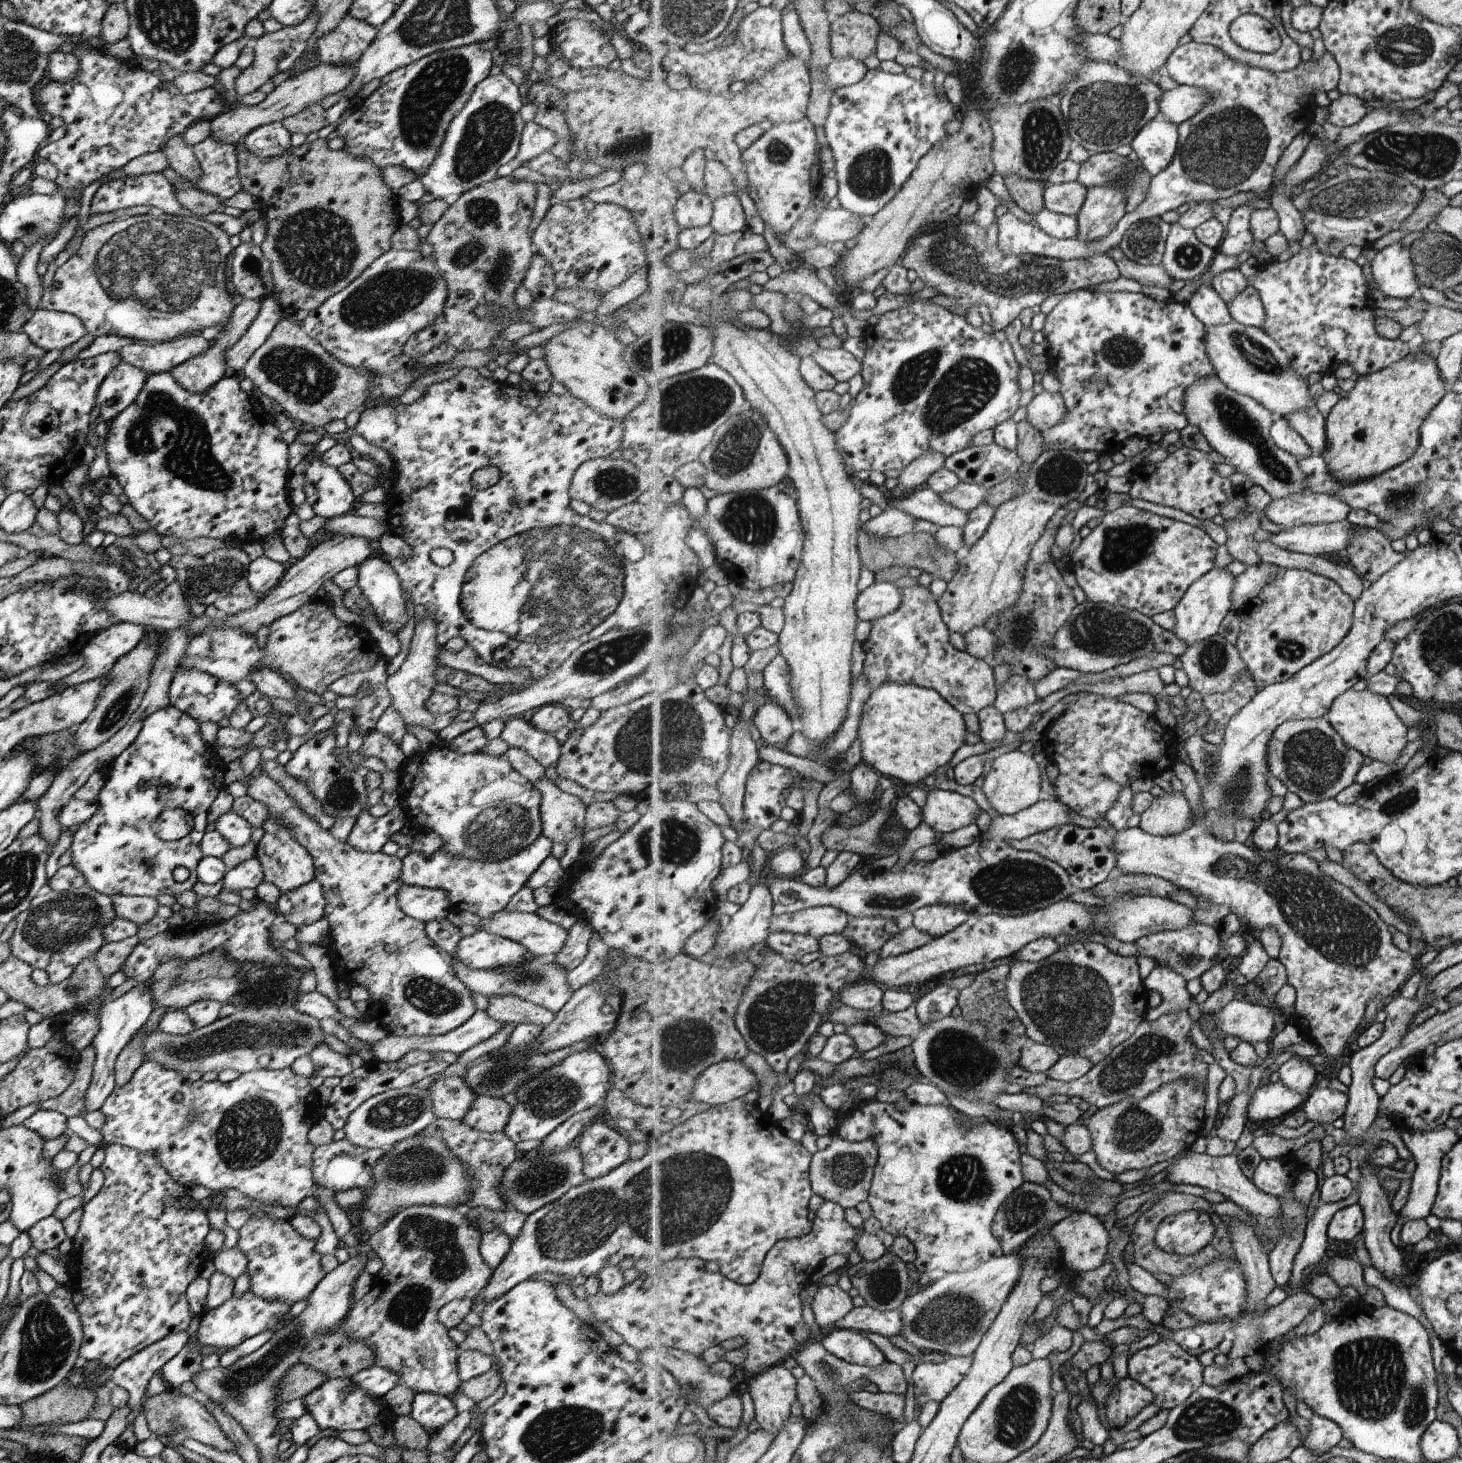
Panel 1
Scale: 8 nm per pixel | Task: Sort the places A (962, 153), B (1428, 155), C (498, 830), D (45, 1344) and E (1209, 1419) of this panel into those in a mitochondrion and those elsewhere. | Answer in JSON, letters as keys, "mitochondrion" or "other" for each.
{"A":"other","B":"mitochondrion","C":"mitochondrion","D":"mitochondrion","E":"mitochondrion"}

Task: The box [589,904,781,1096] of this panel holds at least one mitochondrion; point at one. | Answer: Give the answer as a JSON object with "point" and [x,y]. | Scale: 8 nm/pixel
{"point":[686,1044]}

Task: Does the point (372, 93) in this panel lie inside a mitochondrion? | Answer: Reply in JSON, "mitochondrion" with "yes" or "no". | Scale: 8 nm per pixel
{"mitochondrion":"no"}

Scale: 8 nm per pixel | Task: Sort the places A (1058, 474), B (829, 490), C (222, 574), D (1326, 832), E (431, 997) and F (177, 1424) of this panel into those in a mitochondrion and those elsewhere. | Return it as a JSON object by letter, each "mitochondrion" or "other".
{"A":"mitochondrion","B":"other","C":"mitochondrion","D":"other","E":"mitochondrion","F":"mitochondrion"}

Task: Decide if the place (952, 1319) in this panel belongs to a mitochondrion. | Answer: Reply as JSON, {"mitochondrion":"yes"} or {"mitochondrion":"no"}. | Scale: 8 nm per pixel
{"mitochondrion":"yes"}

